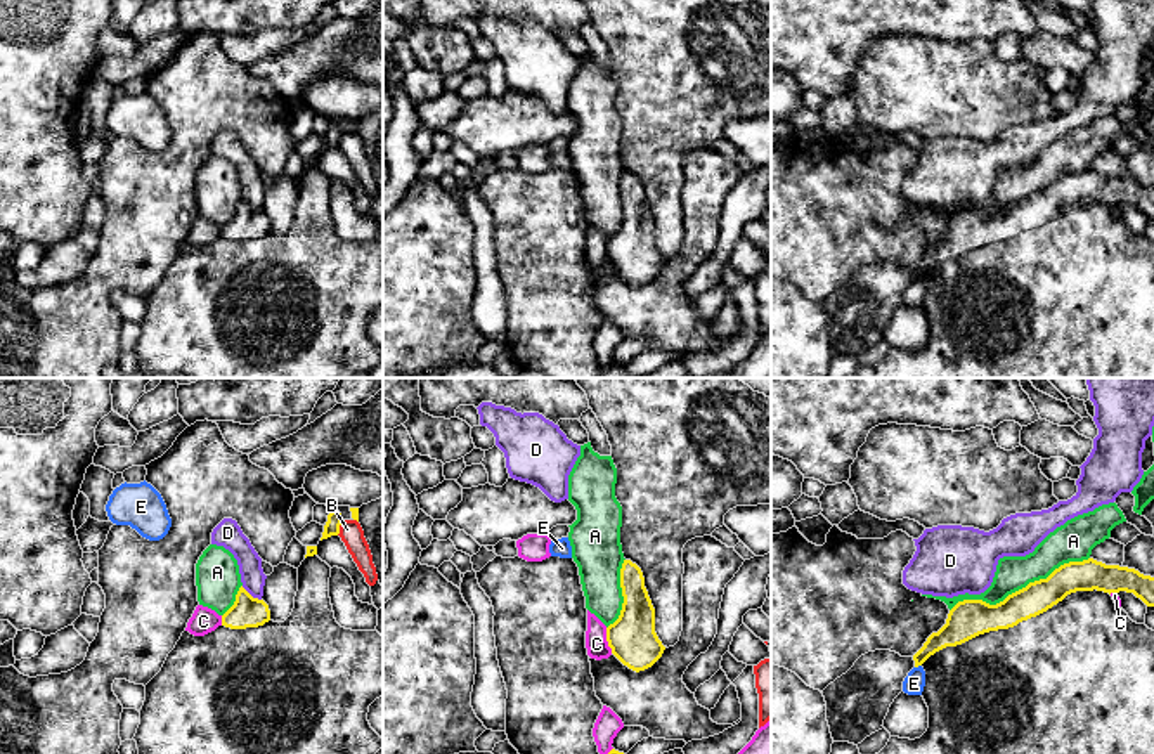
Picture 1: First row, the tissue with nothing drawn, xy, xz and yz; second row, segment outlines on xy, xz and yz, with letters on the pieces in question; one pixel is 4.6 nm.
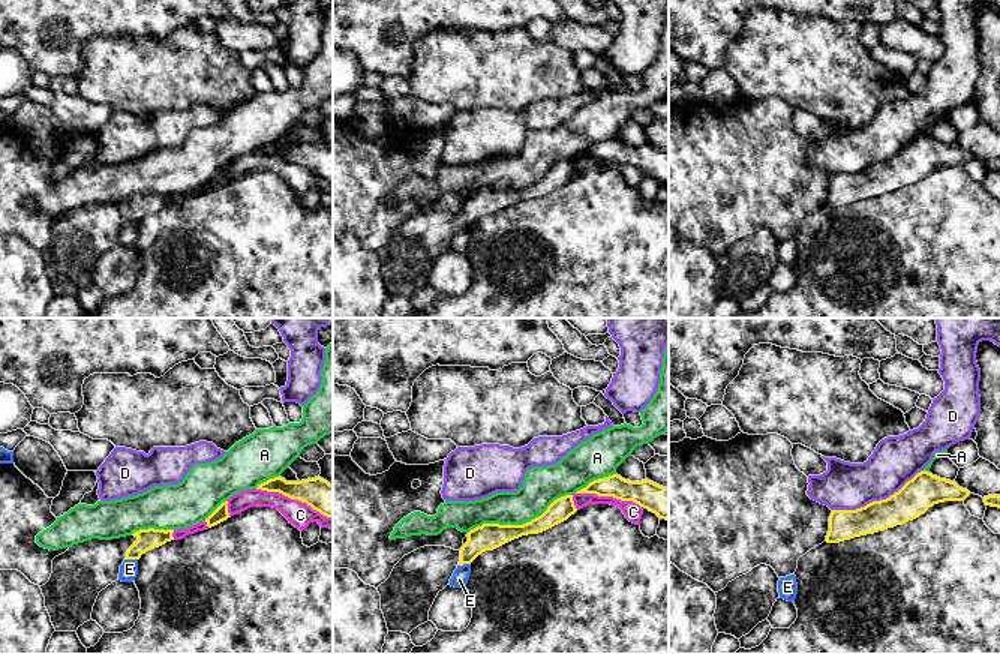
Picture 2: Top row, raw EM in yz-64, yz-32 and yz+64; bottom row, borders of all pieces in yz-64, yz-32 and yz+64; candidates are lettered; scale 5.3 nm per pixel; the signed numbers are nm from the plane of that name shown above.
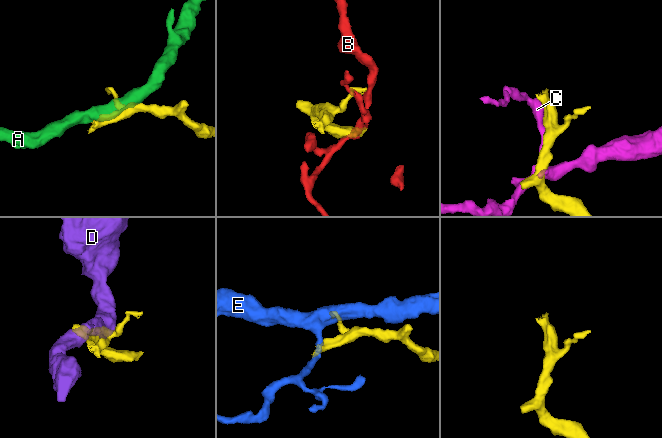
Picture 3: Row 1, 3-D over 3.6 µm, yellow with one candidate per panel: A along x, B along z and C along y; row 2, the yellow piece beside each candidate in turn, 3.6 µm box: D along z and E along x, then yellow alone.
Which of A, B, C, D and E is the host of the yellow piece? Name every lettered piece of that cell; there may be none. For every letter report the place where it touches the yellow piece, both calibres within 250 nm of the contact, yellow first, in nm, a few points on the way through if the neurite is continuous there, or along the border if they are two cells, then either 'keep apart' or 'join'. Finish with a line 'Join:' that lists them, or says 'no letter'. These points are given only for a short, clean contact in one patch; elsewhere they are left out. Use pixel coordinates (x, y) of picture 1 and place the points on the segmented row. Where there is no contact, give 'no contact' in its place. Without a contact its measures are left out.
A: meets yellow in yz at (1019, 590); 170 nm thick on the yellow side, 160 nm on the other; keep apart
B: meets yellow in xy at (338, 527); 70 nm thick on the yellow side, 110 nm on the other; keep apart
C: meets yellow in xz at (607, 640); 220 nm thick on the yellow side, 100 nm on the other; keep apart
D: meets yellow in xy at (250, 595); 140 nm thick on the yellow side, 110 nm on the other; keep apart
E: meets yellow in yz at (917, 666); 130 nm thick on the yellow side, 100 nm on the other; keep apart
Join: no letter

